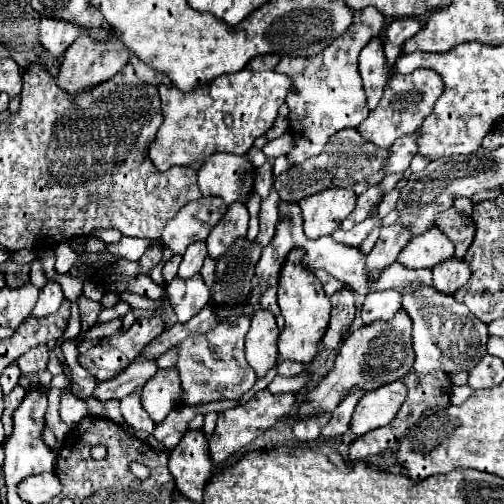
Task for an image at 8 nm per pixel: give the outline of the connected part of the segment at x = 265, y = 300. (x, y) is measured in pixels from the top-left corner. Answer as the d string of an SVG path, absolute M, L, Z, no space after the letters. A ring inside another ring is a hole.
M271 284L267 290L265 290L265 294L261 296L261 300L259 300L259 306L261 308L269 308L269 310L273 310L273 308L277 308L277 288L275 288L275 284Z

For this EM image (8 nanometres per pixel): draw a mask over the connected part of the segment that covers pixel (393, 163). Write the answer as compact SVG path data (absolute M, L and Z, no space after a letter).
M417 132L413 136L401 136L401 140L395 140L389 150L391 150L391 156L387 160L385 170L405 172L411 164L411 158L417 154Z

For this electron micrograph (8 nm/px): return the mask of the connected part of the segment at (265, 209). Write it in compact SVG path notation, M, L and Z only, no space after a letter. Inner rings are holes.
M271 188L269 196L261 202L261 212L259 212L259 244L267 246L273 238L275 232L275 222L277 222L277 204L279 204L279 194L275 188Z

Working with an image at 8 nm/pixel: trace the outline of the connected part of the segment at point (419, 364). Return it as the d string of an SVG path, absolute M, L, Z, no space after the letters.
M421 288L417 294L417 300L403 300L403 310L413 320L413 348L415 348L415 372L471 372L481 360L481 356L487 354L487 340L489 330L487 324L477 320L465 304L459 304L453 300L453 296L445 296L435 290Z

